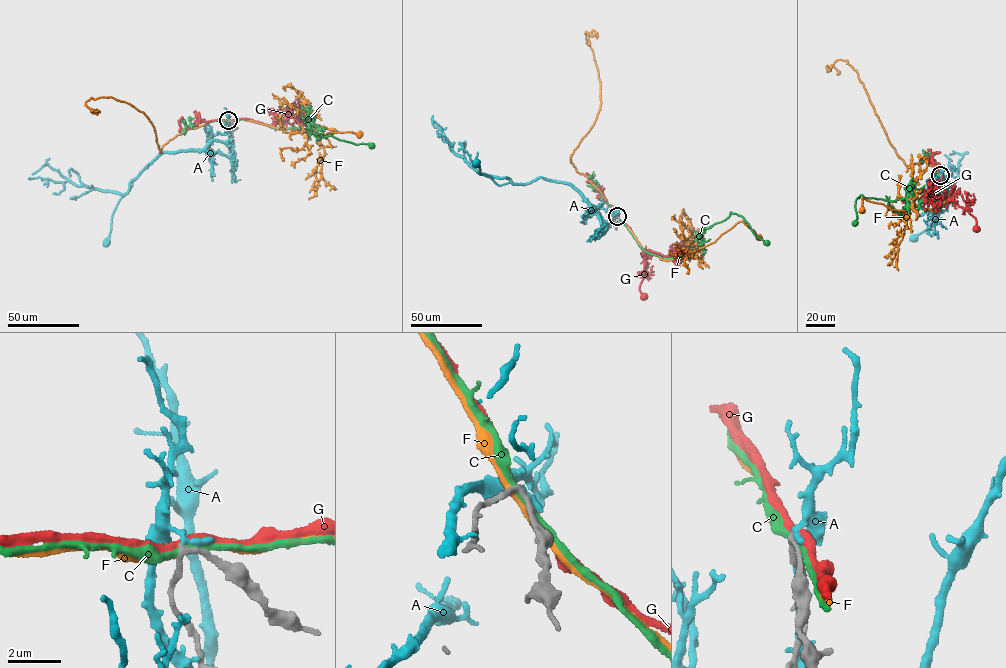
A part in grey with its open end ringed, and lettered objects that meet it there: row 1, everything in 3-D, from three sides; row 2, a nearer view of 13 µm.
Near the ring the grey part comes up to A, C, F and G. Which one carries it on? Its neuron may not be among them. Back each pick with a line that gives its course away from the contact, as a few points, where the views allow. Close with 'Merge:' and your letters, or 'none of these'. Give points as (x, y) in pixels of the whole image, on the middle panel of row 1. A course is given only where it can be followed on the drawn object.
Merge: none of these

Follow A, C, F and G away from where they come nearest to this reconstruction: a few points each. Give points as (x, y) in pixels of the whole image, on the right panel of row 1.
A: (940, 175), (939, 194), (928, 181), (933, 177), (943, 192), (946, 208), (914, 237)
C: (940, 176), (945, 195), (940, 207), (926, 209), (905, 198), (889, 201), (861, 195), (855, 200), (854, 225)
F: (941, 176), (945, 198), (938, 210), (922, 208), (913, 203), (906, 211), (892, 210), (862, 198), (862, 210)
G: (941, 175), (946, 200), (965, 208), (975, 219), (976, 228)

